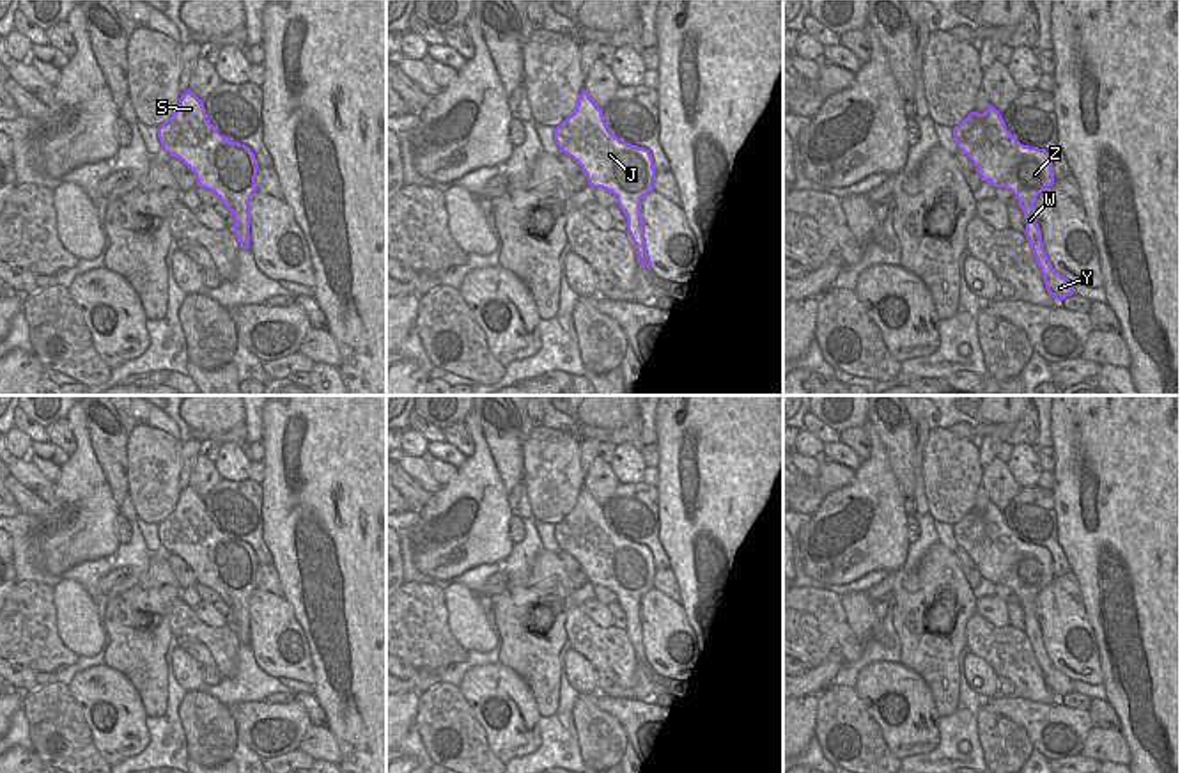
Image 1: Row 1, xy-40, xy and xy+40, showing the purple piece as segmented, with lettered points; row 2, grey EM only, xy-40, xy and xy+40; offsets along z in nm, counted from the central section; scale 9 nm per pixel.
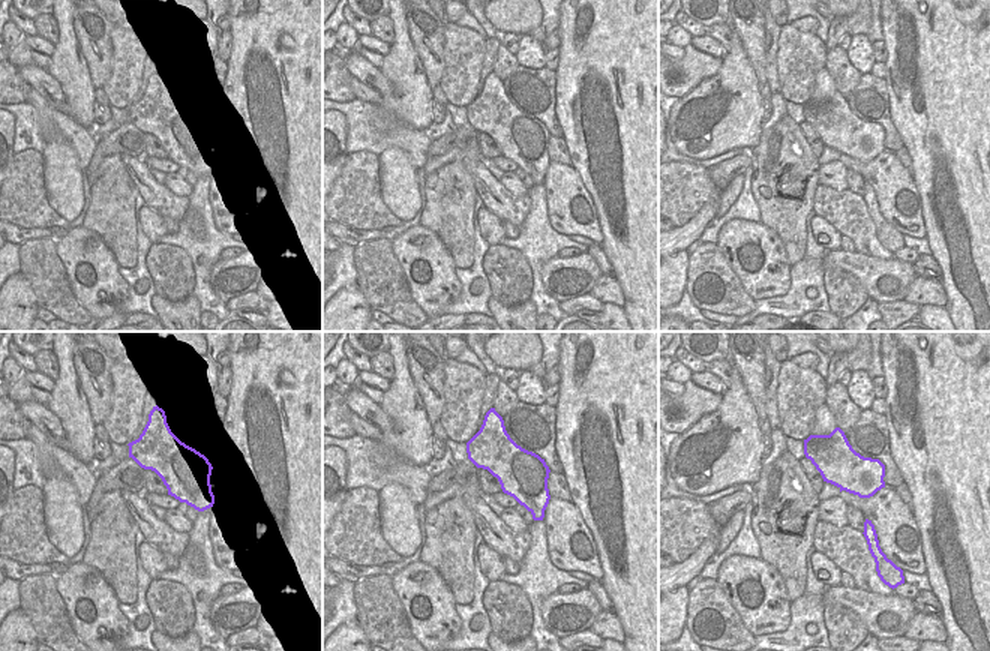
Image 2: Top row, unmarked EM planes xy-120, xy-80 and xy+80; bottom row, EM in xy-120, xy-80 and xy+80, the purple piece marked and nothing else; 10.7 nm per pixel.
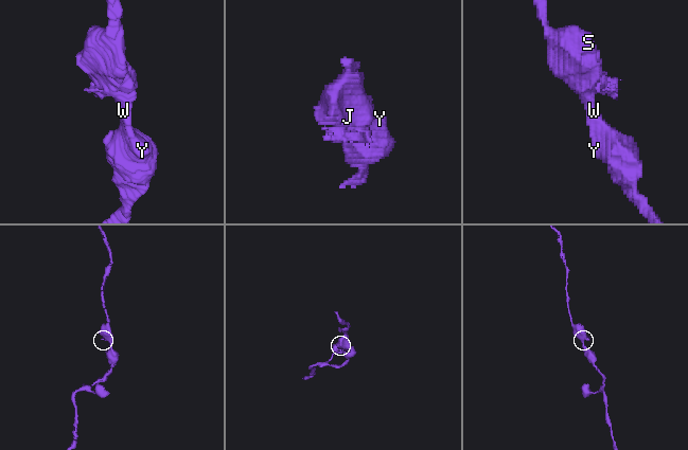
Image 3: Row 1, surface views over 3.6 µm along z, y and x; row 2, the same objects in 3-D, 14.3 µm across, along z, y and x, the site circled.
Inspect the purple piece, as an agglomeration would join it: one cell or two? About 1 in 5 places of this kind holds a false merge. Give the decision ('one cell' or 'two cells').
one cell

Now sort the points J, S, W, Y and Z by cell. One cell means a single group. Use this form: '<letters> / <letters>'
J S W Y Z

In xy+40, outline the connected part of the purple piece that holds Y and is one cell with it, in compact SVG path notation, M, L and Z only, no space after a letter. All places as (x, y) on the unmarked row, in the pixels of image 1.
M990 502L983 511L971 509L953 525L953 537L976 564L982 578L1015 592L1026 617L1026 635L1044 674L1047 690L1061 699L1074 691L1072 679L1060 672L1044 647L1035 617L1036 594L1054 582L1052 557L1045 546L1021 541Z

